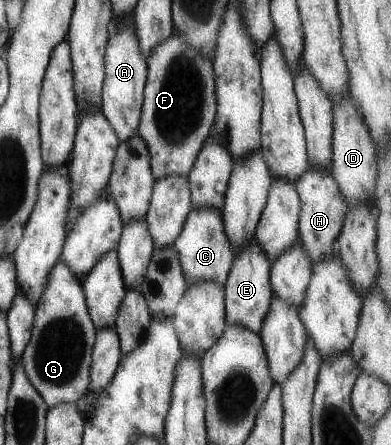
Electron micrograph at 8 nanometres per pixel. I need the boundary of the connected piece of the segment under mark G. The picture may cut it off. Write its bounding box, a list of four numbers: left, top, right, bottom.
[21,258,96,407]

